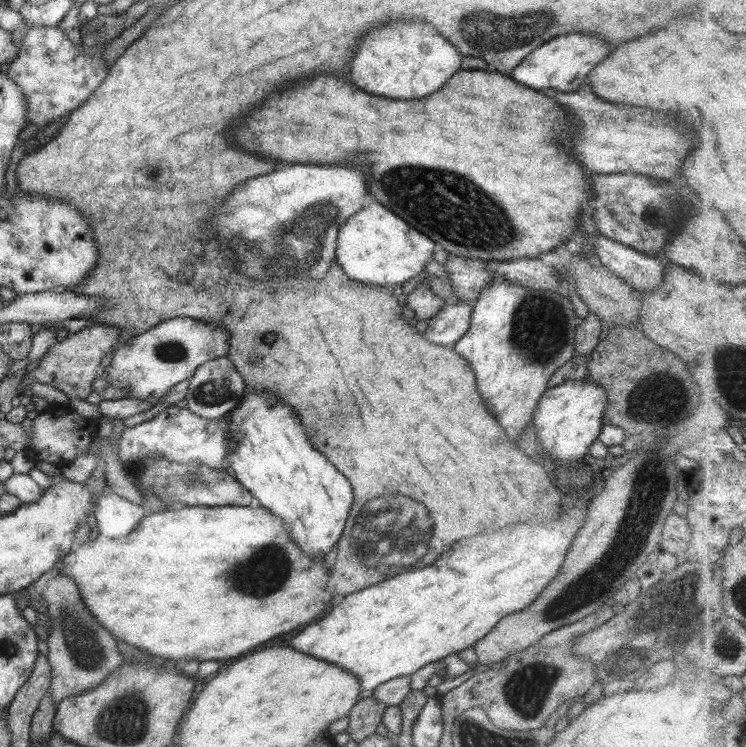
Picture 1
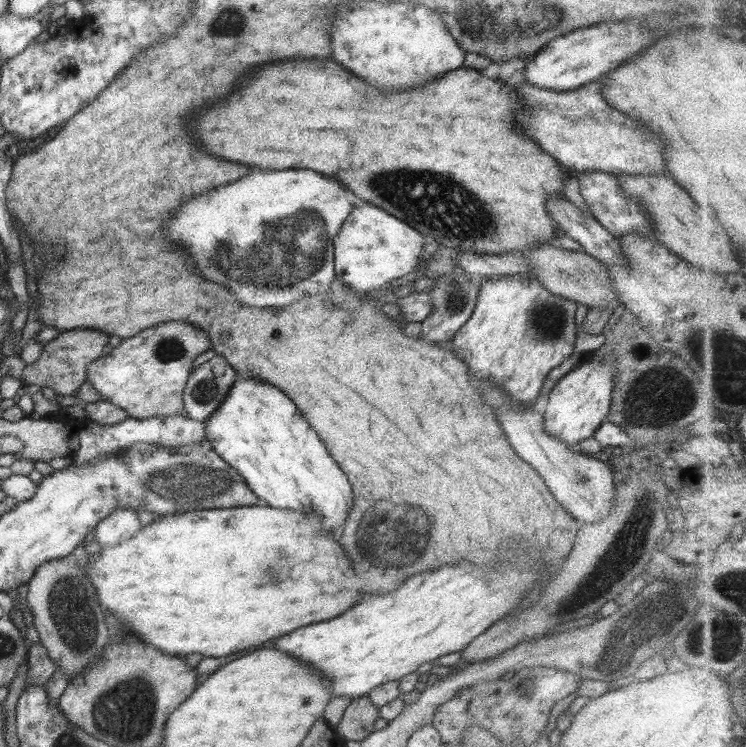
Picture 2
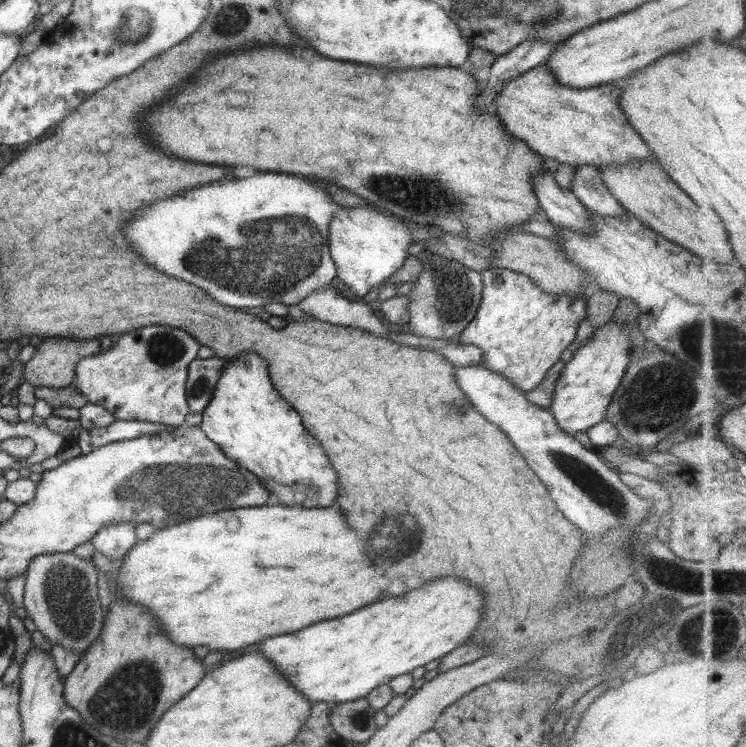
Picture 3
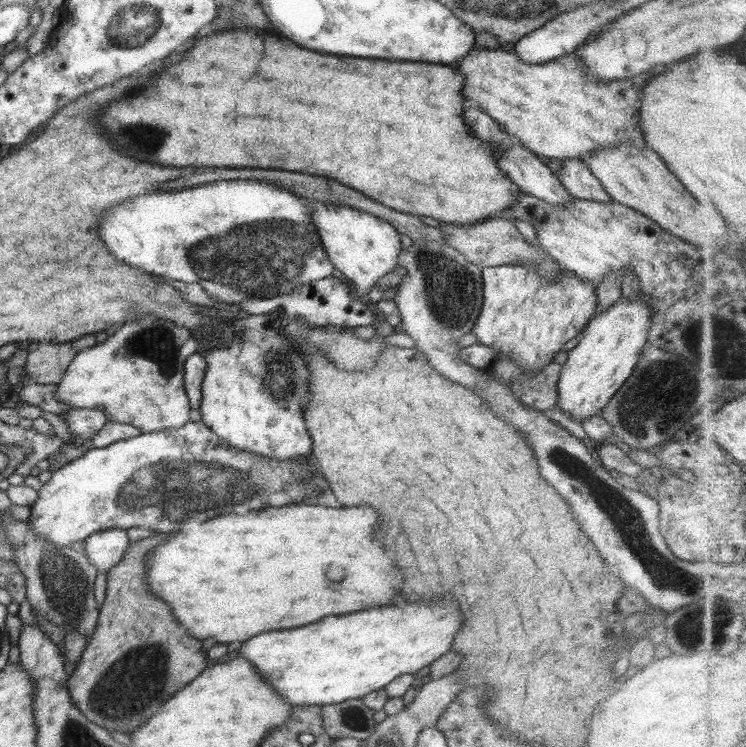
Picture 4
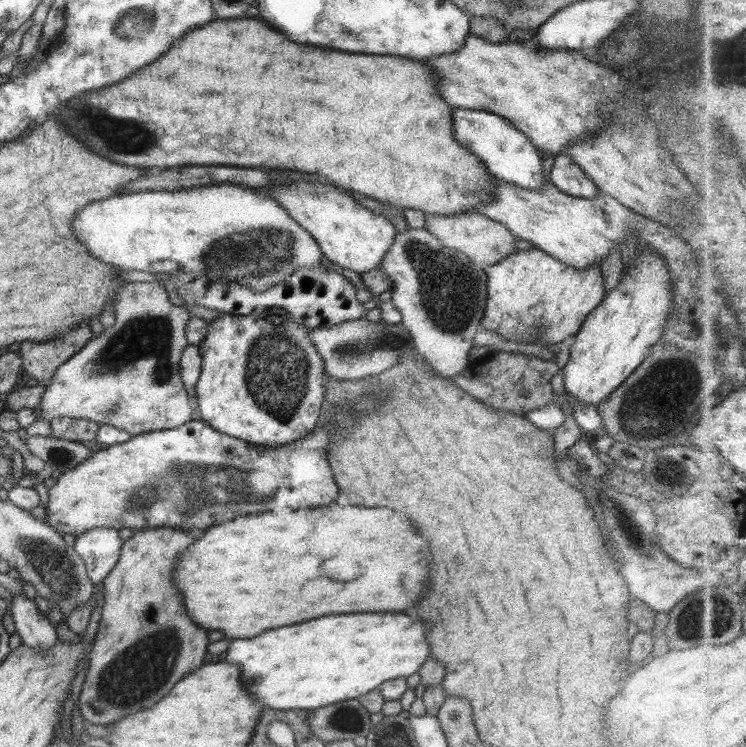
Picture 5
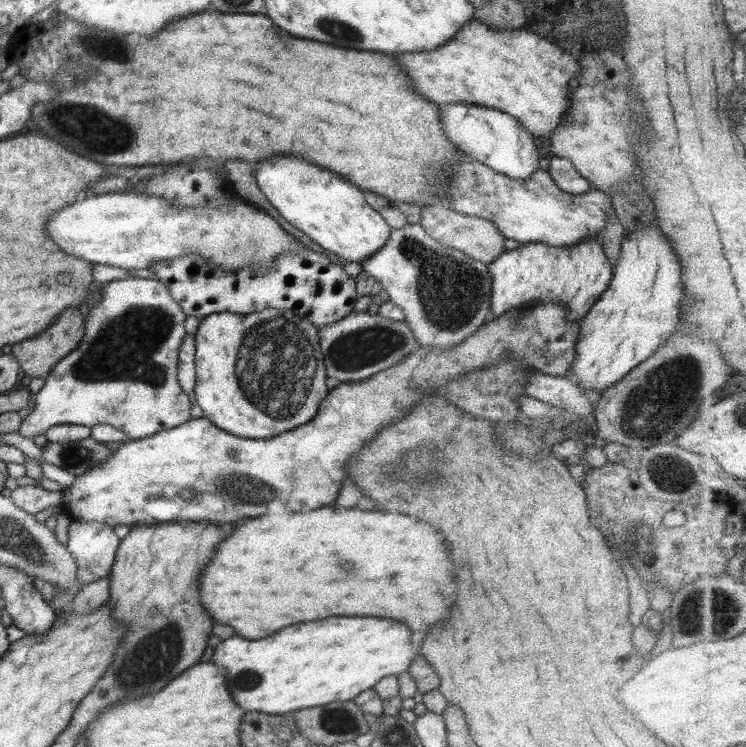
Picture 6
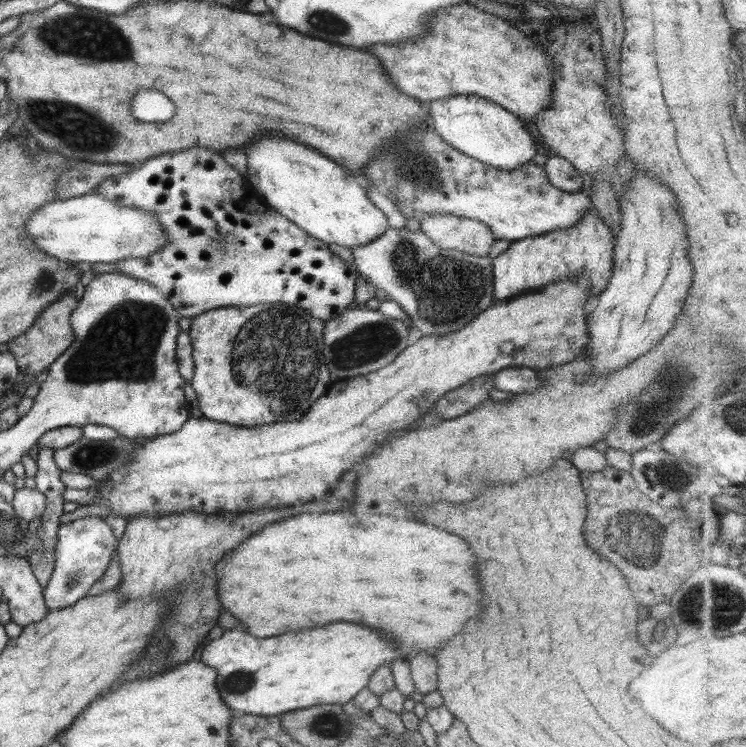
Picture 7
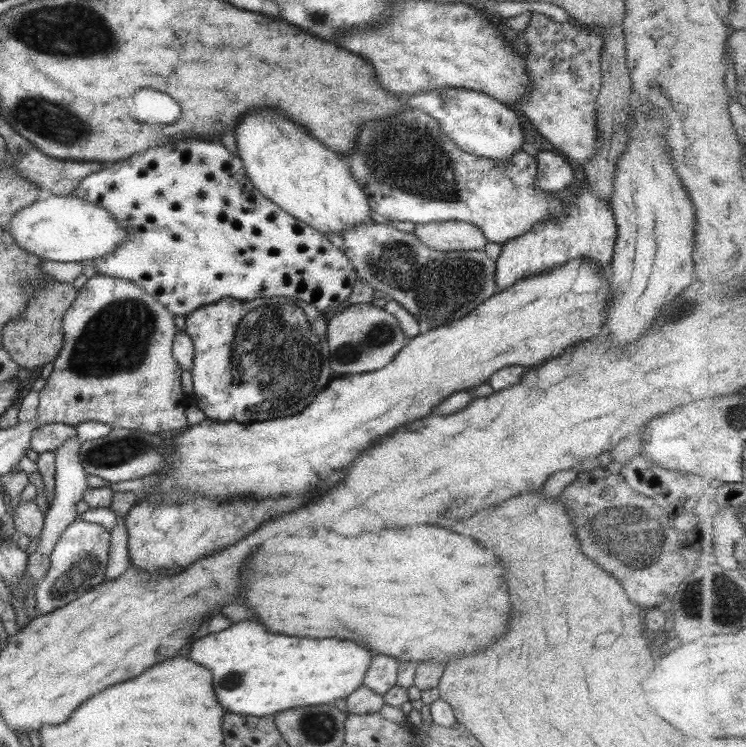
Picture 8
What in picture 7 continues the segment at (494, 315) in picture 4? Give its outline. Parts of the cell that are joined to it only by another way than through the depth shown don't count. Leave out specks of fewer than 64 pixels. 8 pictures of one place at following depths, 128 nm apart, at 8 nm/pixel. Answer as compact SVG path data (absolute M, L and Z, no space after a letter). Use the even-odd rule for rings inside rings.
M592 208L586 210L586 214L582 214L582 218L570 228L512 242L507 250L492 261L495 301L511 300L580 275L588 278L591 294L600 295L608 287L613 274L615 239L610 226L606 226L600 214Z

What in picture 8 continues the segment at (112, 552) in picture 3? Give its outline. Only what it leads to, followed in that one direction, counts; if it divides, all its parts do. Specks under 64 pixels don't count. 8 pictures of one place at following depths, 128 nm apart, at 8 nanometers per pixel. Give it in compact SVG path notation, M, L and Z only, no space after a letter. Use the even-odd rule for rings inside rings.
M82 518L74 519L58 539L52 552L48 573L36 583L34 599L38 616L62 608L86 592L90 592L94 586L102 584L106 578L110 546L111 532L104 526L86 522Z

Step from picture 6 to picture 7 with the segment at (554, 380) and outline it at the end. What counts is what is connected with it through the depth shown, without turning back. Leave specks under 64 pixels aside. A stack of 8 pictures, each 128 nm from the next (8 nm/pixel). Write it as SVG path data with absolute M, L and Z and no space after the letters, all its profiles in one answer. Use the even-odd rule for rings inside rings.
M510 367L499 370L493 376L496 389L512 393L534 392L541 380L540 373L526 367Z

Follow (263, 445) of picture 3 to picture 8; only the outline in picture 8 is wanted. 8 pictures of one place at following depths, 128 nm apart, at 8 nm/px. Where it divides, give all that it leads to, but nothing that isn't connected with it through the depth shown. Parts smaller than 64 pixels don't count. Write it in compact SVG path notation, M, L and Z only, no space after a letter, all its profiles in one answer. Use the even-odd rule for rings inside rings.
M222 298L219 302L199 307L194 313L185 316L185 332L190 336L194 346L194 360L192 364L191 374L193 376L193 400L196 402L197 408L200 408L204 415L213 421L230 422L236 421L242 424L250 424L255 422L264 422L274 418L288 418L302 413L308 404L312 403L312 396L322 392L328 386L328 382L334 378L332 368L326 364L328 358L327 347L327 320L325 315L314 310L312 306L304 304L304 312L302 306L296 306L294 298L258 298L254 301L238 301L232 298Z

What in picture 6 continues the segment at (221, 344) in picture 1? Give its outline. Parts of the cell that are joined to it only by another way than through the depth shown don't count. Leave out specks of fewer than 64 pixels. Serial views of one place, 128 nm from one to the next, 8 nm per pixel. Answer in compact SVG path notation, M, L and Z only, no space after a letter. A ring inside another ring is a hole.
M124 278L124 280L114 280L114 282L102 285L100 288L100 304L96 308L90 310L90 316L84 318L84 325L86 328L85 338L79 343L68 356L65 356L57 362L50 370L50 374L45 378L45 384L35 394L36 407L31 414L28 414L22 424L20 424L19 430L16 430L22 436L28 436L34 438L39 434L46 434L48 429L56 425L80 425L80 426L96 426L96 425L110 425L114 428L120 429L124 434L130 436L132 440L138 440L138 438L146 438L153 434L173 429L180 426L184 421L188 422L191 419L192 408L190 397L182 390L178 380L178 359L179 349L187 336L187 332L184 328L184 322L186 322L186 314L182 311L182 308L172 299L171 293L167 290L167 287L163 285L160 280L148 280L148 278Z

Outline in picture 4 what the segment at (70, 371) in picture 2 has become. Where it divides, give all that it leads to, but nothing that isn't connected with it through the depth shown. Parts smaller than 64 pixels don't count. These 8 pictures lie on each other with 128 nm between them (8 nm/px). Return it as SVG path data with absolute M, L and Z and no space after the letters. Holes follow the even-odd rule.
M90 334L70 343L31 342L28 348L24 377L38 384L58 384L72 359L82 350L98 345L96 334Z

